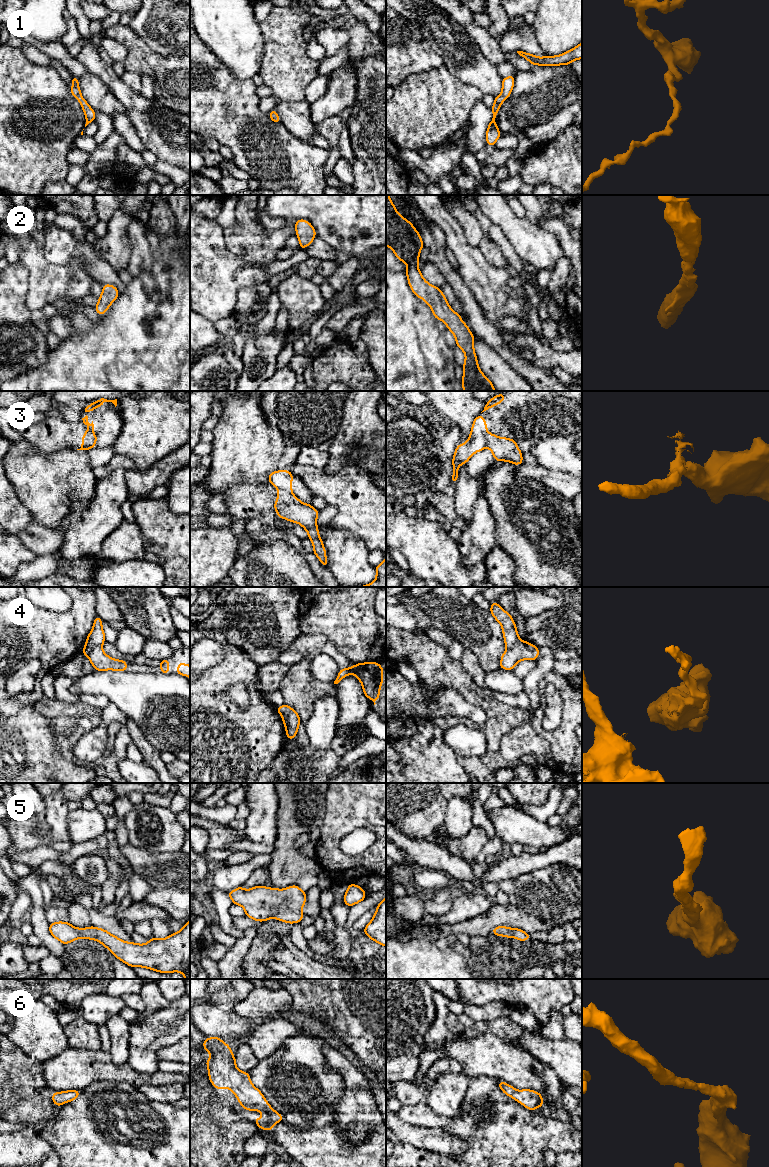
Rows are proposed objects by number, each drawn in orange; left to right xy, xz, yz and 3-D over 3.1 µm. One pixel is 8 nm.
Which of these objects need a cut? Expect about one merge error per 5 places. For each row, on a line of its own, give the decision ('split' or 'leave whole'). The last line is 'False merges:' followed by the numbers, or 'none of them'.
1: leave whole
2: leave whole
3: split
4: split
5: leave whole
6: leave whole
False merges: 3, 4

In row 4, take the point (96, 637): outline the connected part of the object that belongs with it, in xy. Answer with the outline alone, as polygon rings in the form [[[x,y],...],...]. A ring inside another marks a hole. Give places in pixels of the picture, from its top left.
[[[96,615],[93,628],[91,632],[88,634],[85,646],[82,650],[83,655],[87,655],[87,653],[94,647],[94,646],[102,646],[105,642],[105,633],[102,627],[102,620],[99,616]]]

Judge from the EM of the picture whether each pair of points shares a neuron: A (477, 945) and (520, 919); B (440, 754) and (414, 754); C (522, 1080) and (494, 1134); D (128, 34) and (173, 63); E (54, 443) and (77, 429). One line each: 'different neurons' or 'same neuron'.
A: different neurons
B: same neuron
C: different neurons
D: same neuron
E: same neuron

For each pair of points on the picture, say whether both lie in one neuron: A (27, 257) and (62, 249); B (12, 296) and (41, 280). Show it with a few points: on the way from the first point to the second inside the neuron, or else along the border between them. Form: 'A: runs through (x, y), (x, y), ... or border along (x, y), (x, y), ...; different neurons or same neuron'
A: border along (43, 248), (43, 253), (50, 262), (64, 264); different neurons
B: border along (22, 265), (28, 270), (26, 307), (31, 311); different neurons

